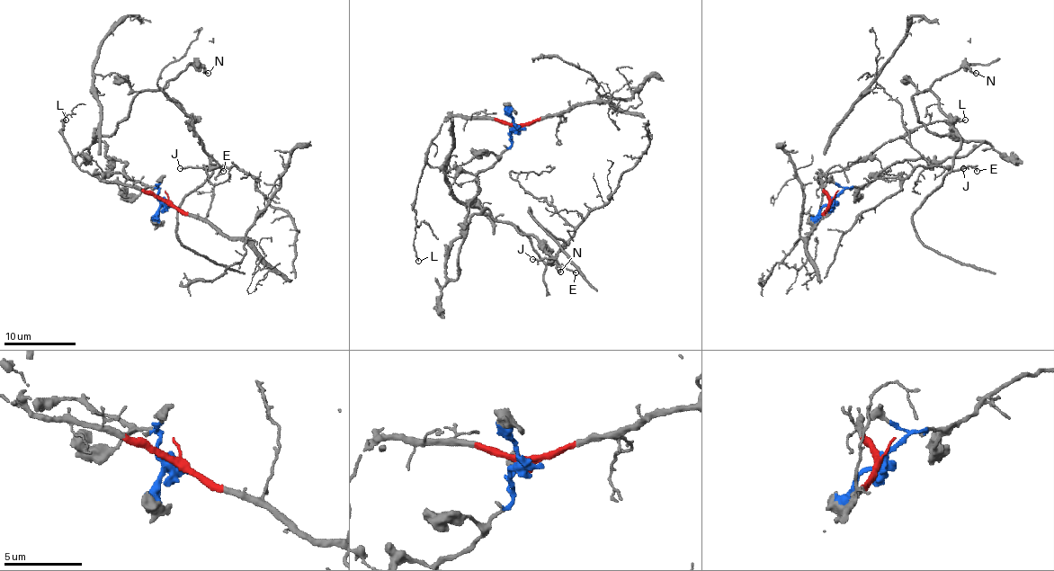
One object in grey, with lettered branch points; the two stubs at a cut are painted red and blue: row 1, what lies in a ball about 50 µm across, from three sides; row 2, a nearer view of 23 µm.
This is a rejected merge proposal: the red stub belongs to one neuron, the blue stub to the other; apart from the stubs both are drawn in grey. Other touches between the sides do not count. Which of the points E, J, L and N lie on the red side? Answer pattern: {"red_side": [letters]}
{"red_side": ["E", "J", "L"]}

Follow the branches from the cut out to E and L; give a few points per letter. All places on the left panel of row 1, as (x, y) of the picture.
E: (165, 200), (241, 236), (294, 278), (294, 222), (237, 166), (205, 168), (223, 170)
L: (165, 200), (135, 188), (102, 182), (83, 172), (74, 161), (65, 141), (61, 120), (65, 120)

